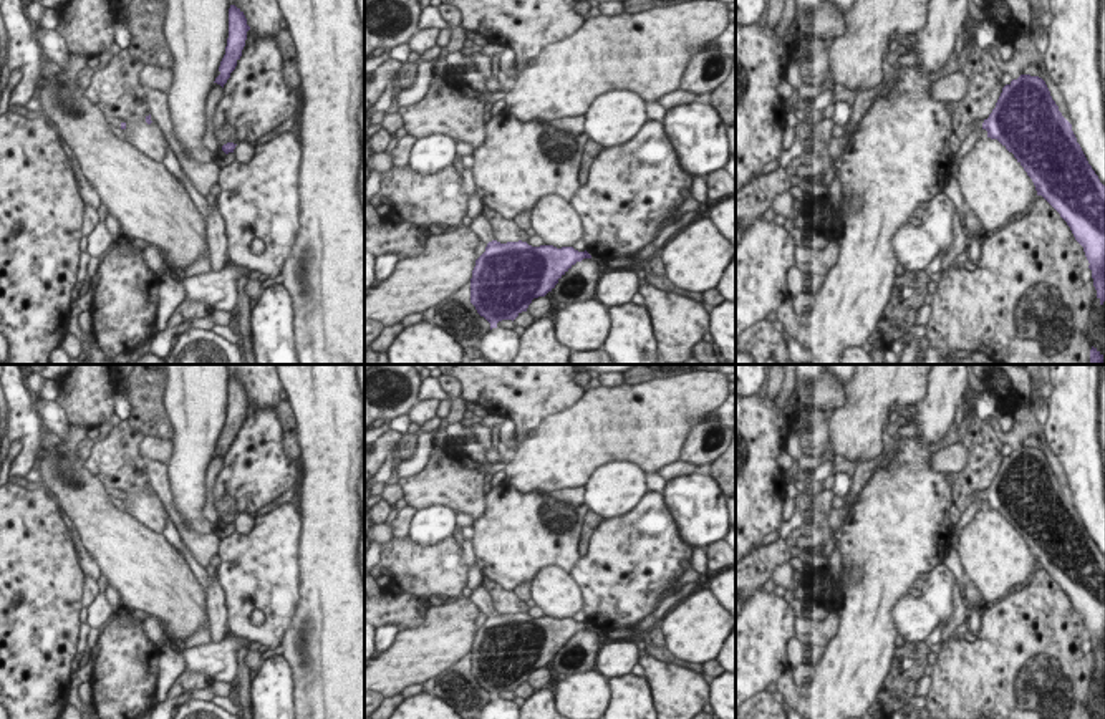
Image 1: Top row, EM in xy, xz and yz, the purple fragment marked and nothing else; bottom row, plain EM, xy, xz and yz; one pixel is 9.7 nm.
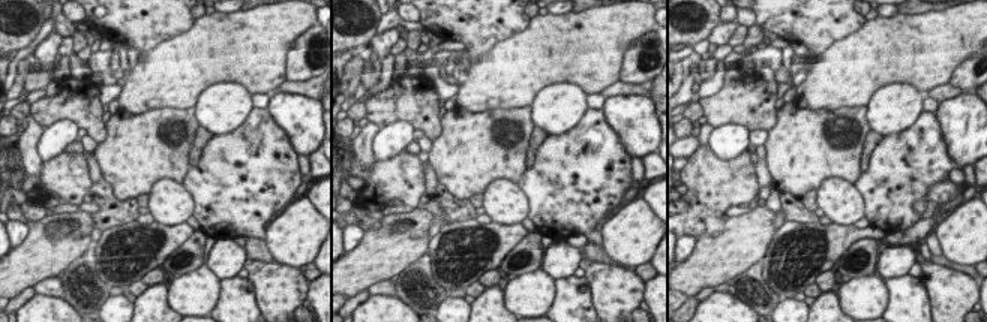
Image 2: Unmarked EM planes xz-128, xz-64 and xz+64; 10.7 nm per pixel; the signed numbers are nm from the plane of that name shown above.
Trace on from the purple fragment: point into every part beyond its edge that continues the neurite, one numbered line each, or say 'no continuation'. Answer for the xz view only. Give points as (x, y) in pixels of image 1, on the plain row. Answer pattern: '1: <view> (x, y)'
1: xz (482, 600)

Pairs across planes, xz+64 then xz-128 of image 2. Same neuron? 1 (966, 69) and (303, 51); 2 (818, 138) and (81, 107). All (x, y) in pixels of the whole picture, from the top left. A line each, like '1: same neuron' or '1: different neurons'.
1: same neuron
2: same neuron

